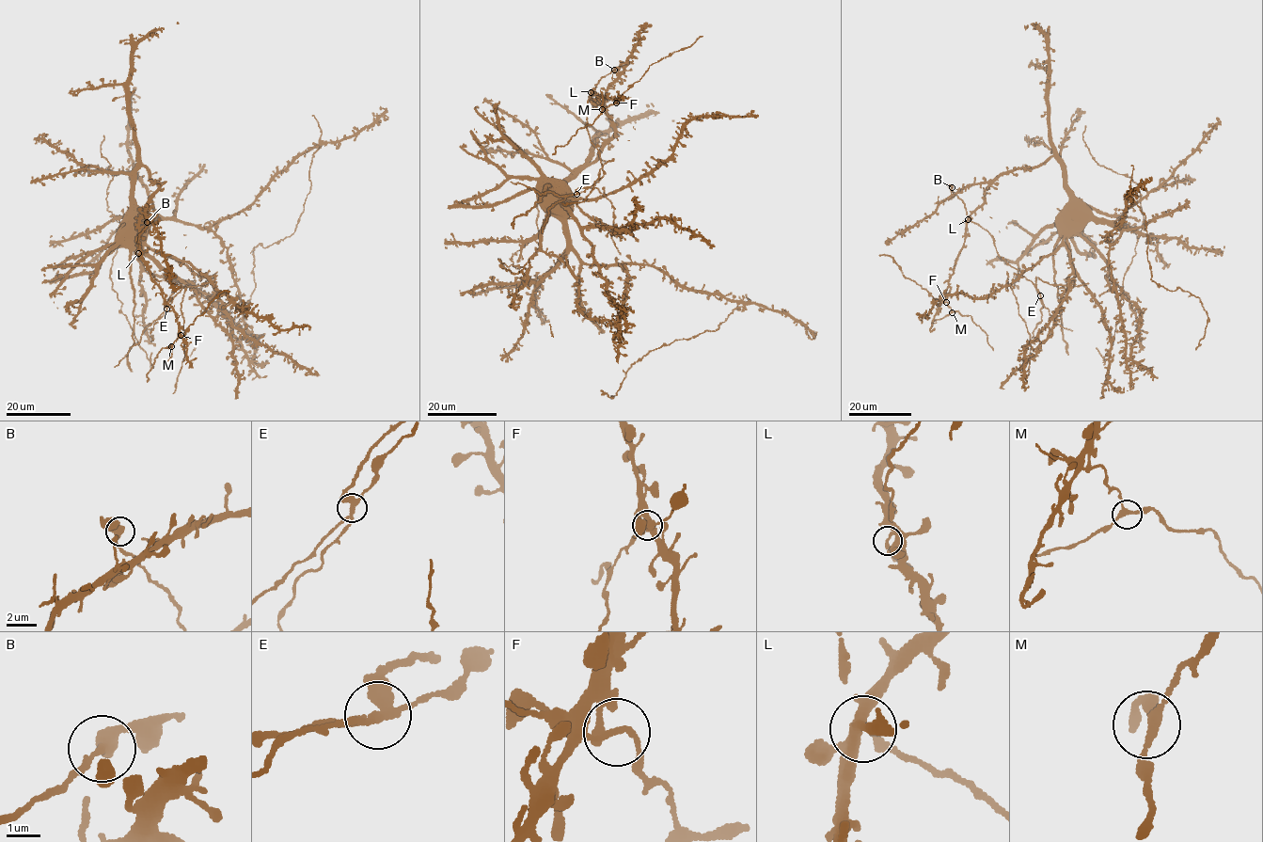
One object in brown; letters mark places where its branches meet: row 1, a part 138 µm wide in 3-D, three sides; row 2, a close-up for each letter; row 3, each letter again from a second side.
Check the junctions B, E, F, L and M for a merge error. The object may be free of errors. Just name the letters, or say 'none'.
E

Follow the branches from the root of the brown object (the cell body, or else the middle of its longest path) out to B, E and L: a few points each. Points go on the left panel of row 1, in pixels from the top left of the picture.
B: (136, 228), (134, 183), (142, 166), (159, 185), (139, 220), (139, 250), (139, 235), (147, 223)
E: (136, 228), (140, 240), (179, 261), (208, 281), (200, 286), (179, 288), (166, 308)
L: (136, 228), (139, 212), (134, 195), (135, 172), (144, 166), (151, 181), (159, 185), (139, 220), (138, 253)

